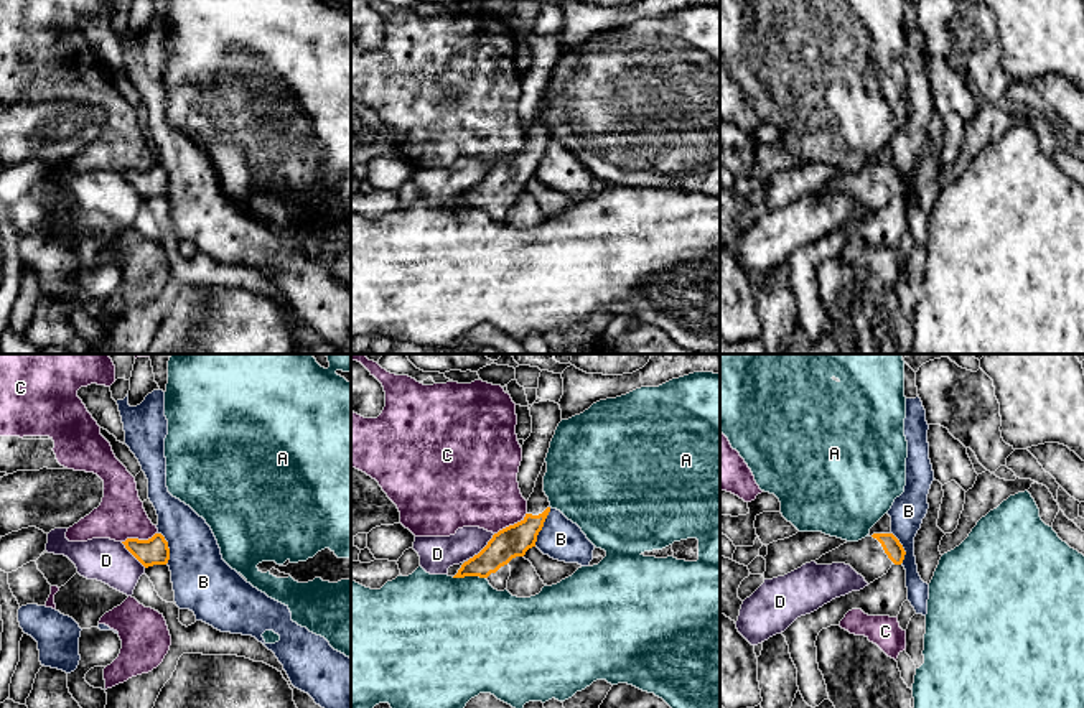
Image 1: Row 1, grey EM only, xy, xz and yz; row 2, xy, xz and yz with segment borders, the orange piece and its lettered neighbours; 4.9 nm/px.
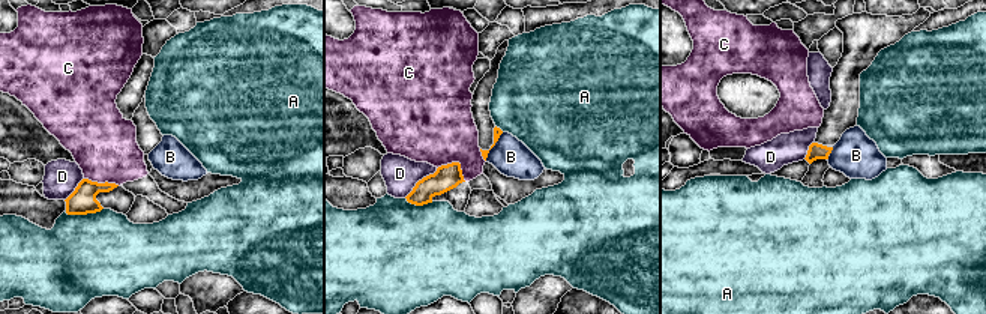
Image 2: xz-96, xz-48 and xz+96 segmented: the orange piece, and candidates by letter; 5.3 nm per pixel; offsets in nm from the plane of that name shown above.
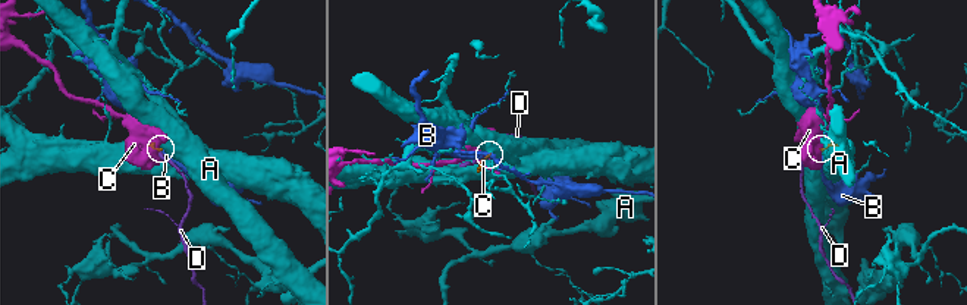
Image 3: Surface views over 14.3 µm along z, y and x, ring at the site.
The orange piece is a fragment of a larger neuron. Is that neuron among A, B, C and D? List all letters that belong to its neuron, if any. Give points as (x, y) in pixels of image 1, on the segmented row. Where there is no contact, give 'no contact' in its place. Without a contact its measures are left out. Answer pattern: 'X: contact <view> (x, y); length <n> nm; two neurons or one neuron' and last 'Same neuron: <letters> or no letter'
A: contact xz (468, 575); length 170 nm; two neurons
B: contact xz (542, 526); length 200 nm; two neurons
C: contact xy (137, 539); length 180 nm; two neurons
D: contact xz (483, 549); length 190 nm; two neurons
Same neuron: no letter

